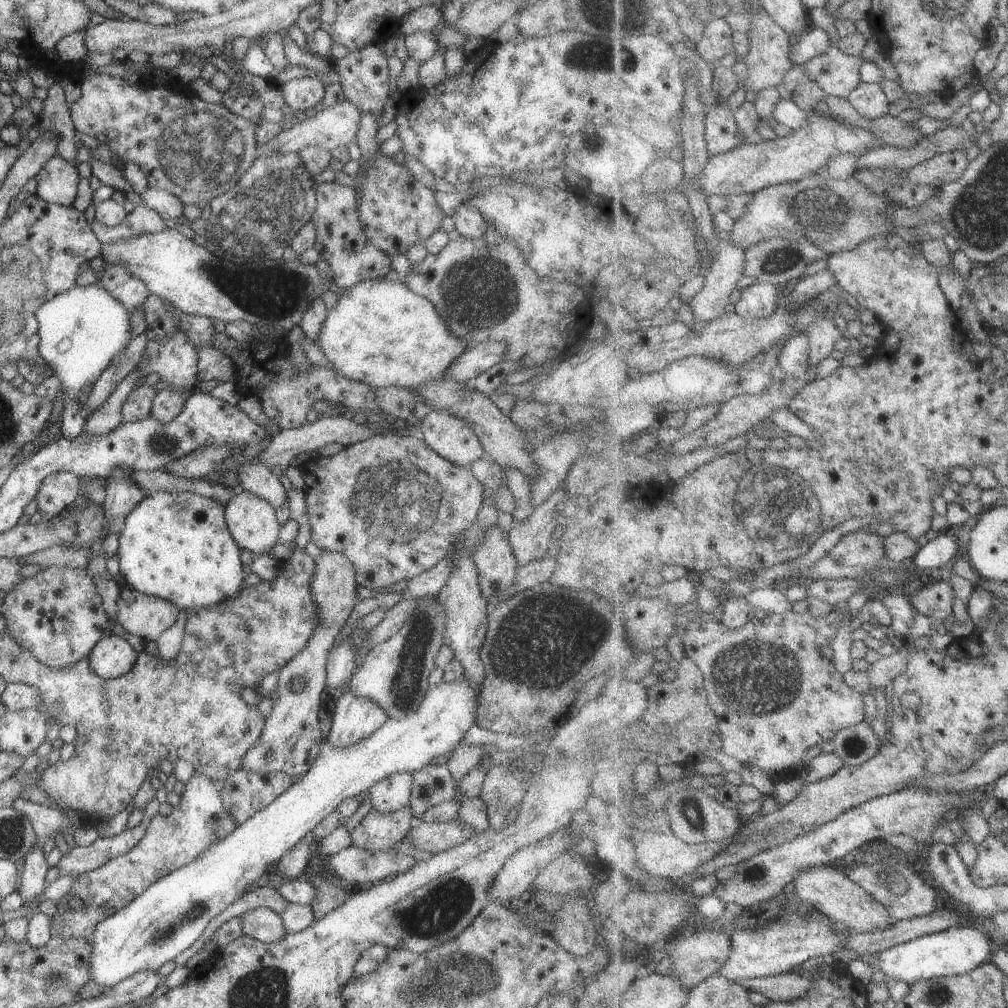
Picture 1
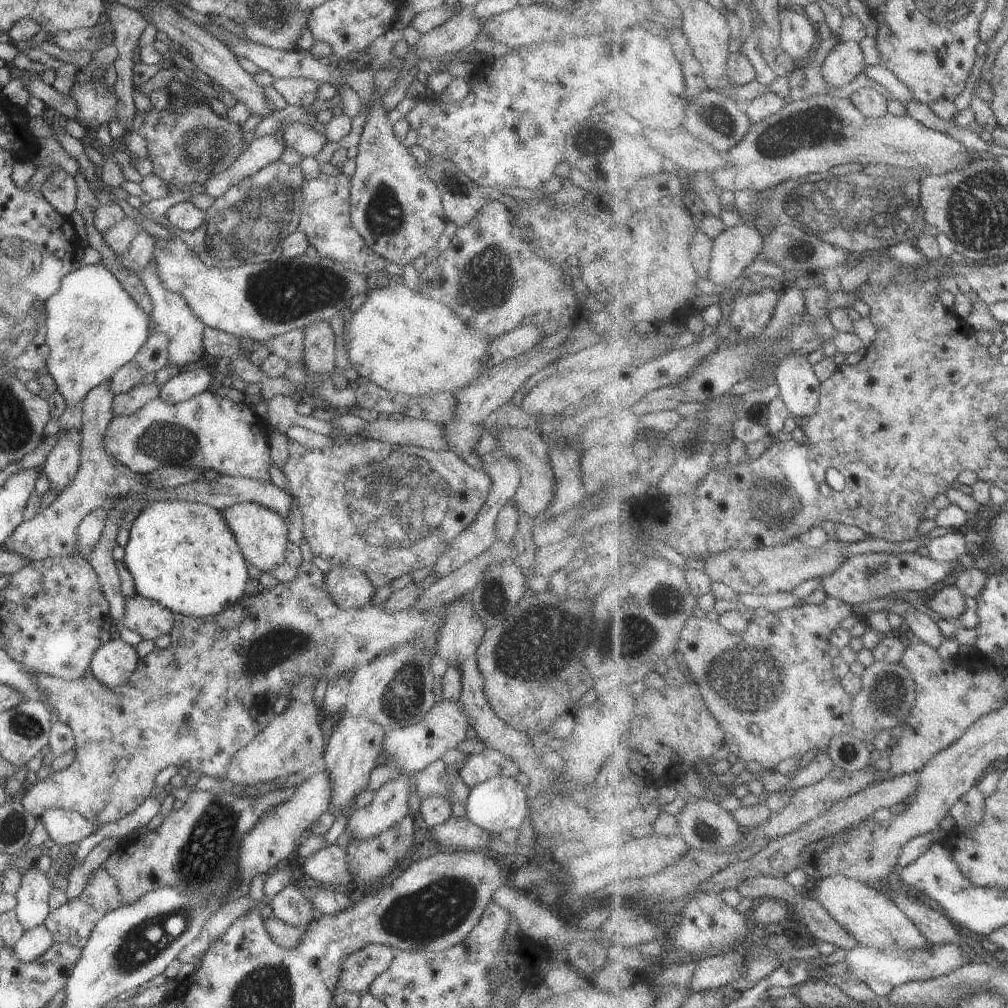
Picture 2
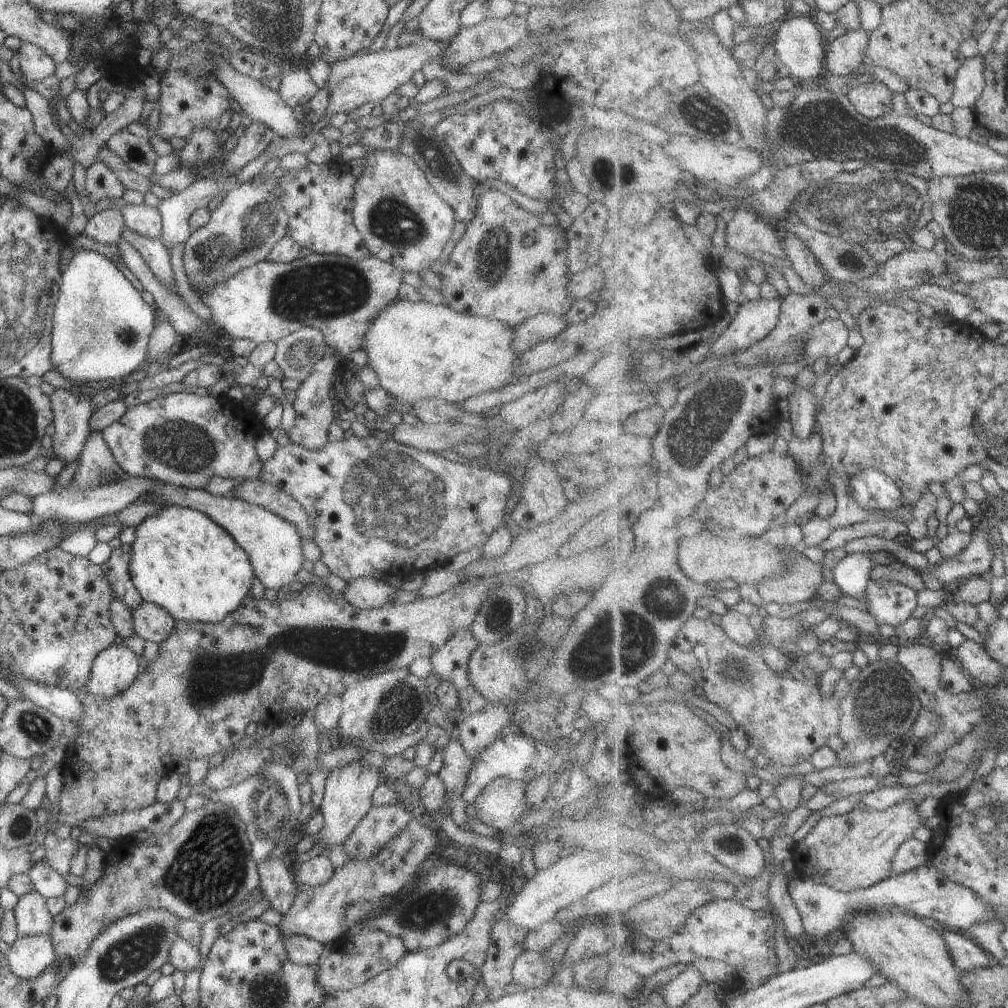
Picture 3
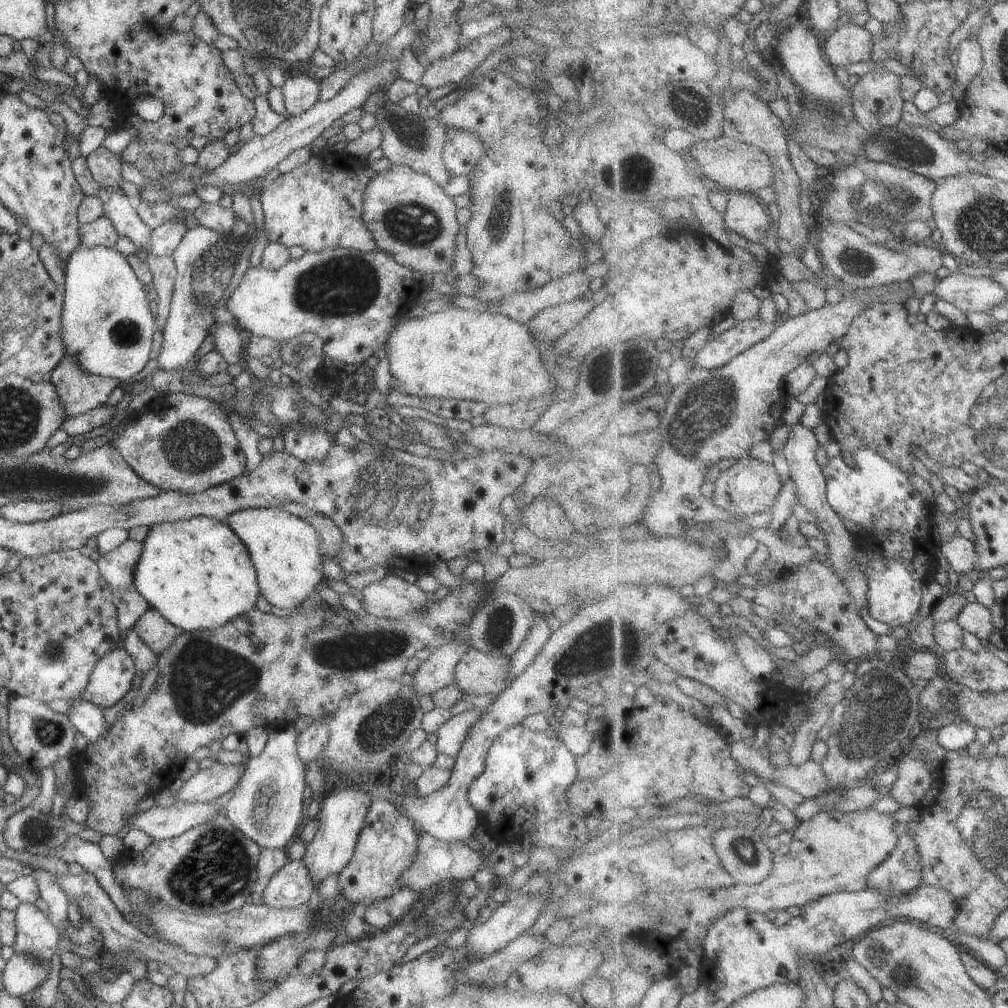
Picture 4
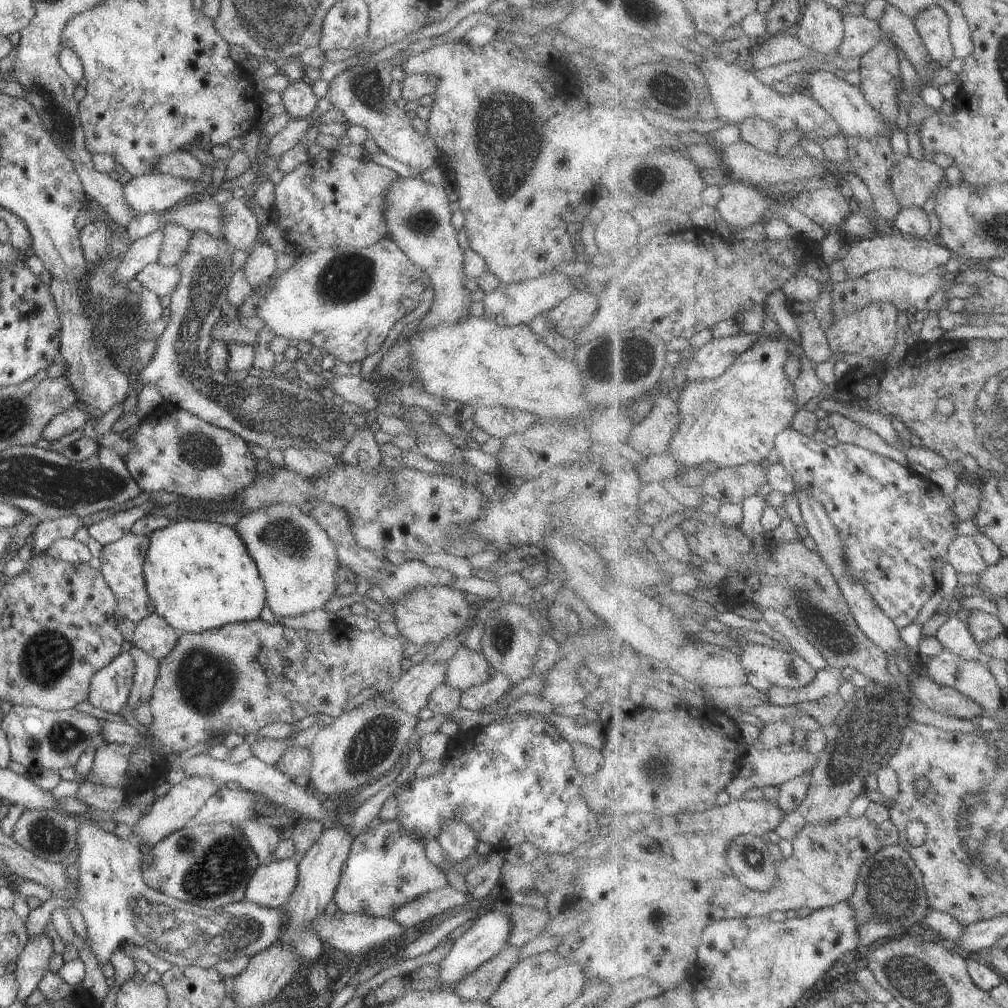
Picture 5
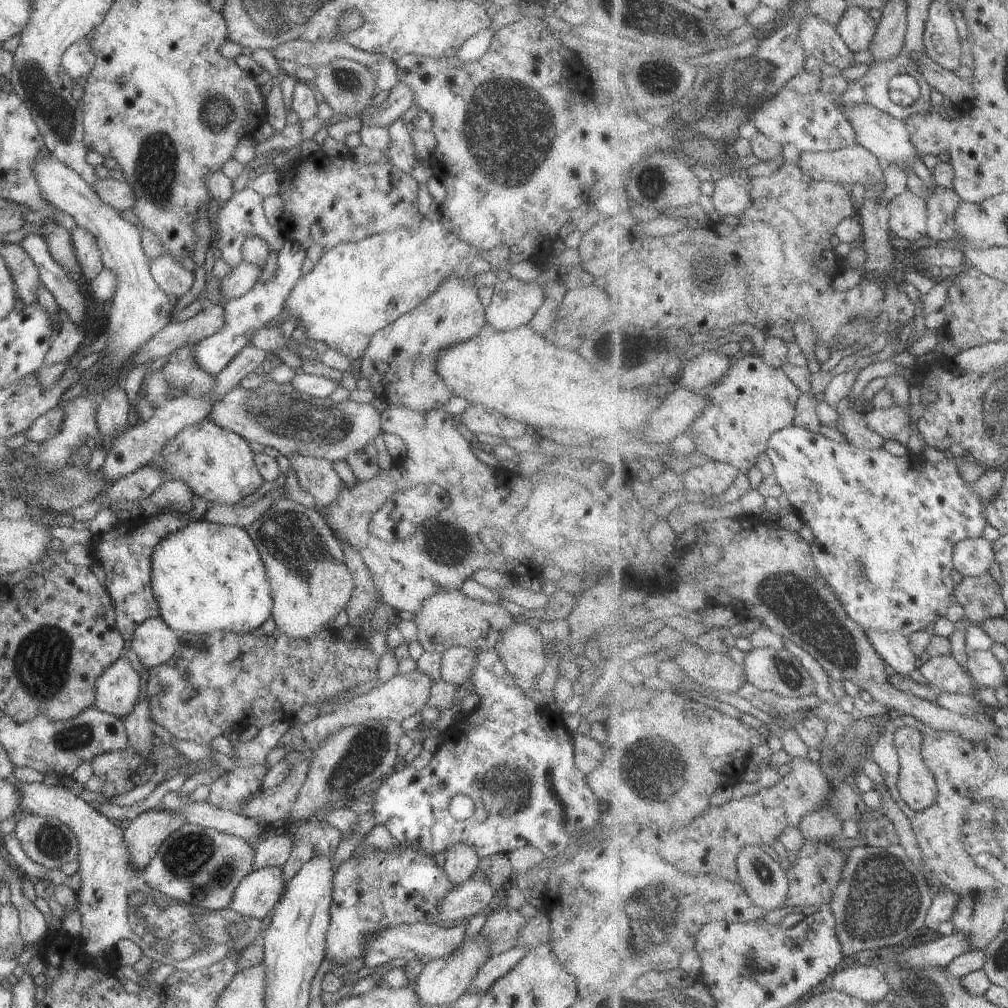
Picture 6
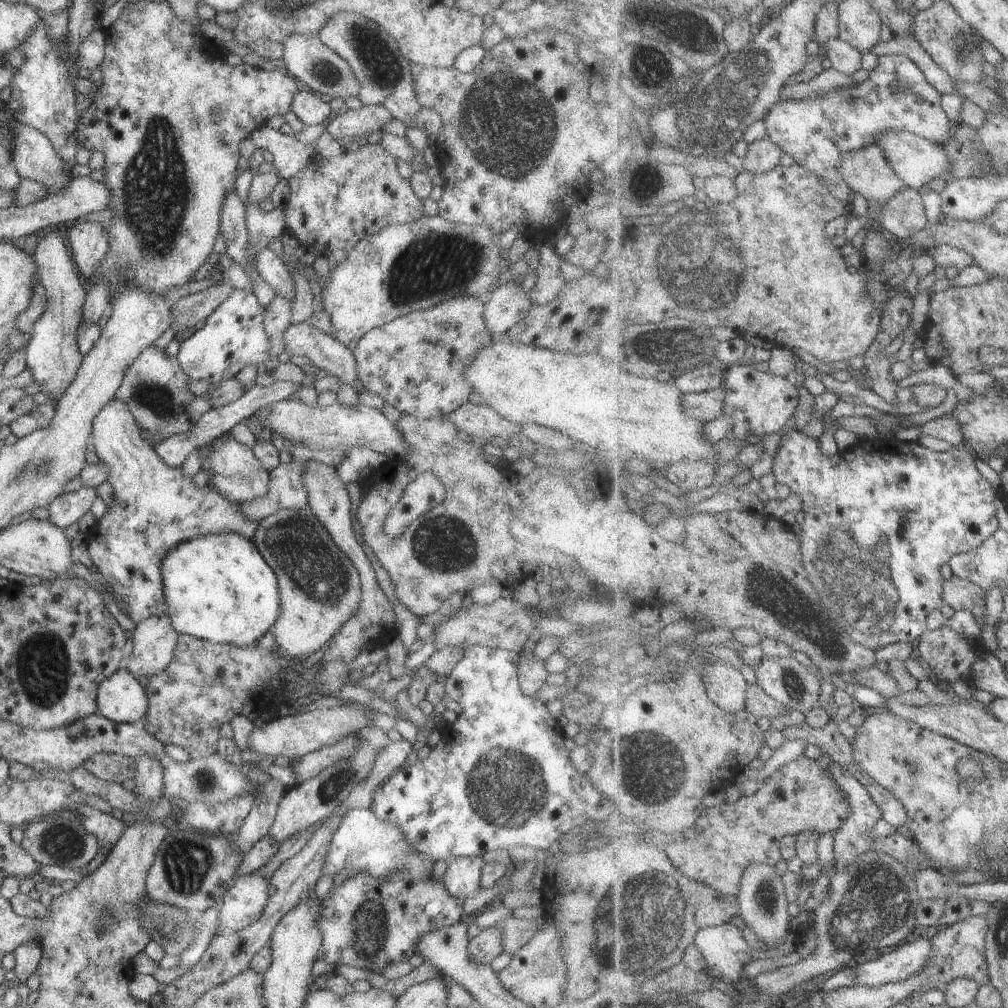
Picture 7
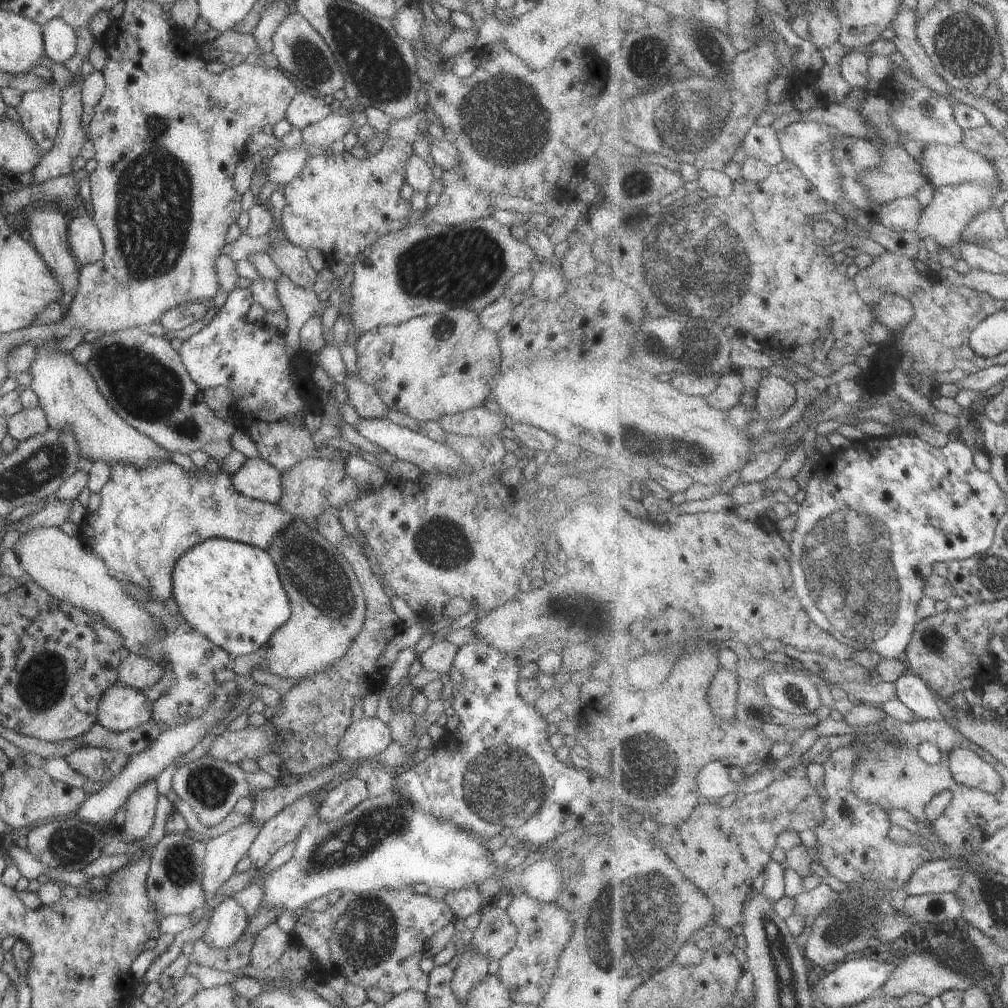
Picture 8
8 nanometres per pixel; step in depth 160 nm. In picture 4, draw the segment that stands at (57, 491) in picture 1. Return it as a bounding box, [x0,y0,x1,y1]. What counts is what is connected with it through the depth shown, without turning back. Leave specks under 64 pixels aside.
[50,354,121,416]

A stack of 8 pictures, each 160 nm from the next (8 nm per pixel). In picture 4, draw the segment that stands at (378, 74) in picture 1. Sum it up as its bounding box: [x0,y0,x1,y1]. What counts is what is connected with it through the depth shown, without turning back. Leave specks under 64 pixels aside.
[363,165,460,274]

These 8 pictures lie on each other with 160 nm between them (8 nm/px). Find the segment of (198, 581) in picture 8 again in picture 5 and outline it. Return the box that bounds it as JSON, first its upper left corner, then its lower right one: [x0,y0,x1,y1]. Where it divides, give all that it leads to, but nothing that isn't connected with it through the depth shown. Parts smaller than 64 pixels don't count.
[143,518,266,633]

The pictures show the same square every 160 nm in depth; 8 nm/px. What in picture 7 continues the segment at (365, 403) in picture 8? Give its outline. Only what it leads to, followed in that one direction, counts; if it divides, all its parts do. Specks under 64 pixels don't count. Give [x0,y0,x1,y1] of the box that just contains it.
[284,322,364,392]

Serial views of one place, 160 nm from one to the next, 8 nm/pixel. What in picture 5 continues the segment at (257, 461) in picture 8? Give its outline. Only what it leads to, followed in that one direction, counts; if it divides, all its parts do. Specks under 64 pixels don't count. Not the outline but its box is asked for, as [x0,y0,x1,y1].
[125,402,257,501]

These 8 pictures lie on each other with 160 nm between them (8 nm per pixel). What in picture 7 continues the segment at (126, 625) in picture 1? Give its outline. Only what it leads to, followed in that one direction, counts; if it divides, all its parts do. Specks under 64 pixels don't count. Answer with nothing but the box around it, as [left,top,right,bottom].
[123,614,180,678]

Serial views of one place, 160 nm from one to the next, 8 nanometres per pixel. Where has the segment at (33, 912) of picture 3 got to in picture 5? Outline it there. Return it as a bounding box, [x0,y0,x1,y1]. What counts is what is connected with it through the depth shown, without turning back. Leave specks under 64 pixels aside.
[13,934,53,1003]

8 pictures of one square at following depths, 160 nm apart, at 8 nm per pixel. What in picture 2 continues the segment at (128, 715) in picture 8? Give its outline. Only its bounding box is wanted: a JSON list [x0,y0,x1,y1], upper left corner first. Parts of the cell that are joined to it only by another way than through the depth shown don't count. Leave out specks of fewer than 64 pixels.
[89,638,138,688]

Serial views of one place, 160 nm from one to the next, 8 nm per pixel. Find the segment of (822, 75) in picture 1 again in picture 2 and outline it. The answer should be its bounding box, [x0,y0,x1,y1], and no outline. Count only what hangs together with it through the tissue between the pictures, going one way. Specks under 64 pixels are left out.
[823,41,867,89]

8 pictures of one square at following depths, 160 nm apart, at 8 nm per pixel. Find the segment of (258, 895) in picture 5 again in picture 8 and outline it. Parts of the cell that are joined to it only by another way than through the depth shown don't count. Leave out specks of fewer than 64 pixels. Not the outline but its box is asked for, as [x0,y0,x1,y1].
[201,897,249,948]

